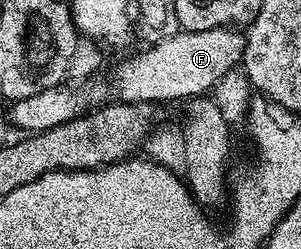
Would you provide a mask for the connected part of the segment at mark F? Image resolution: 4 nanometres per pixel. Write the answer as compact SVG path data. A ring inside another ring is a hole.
M231 27L214 28L205 32L175 32L170 38L155 41L145 52L124 60L112 72L108 80L108 92L113 101L119 102L123 96L140 96L149 102L161 102L160 100L187 101L193 96L208 94L215 89L217 82L233 71L244 58L245 33L233 30Z

